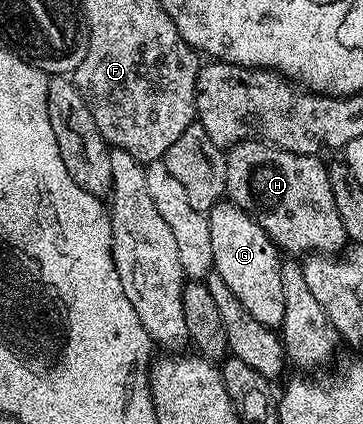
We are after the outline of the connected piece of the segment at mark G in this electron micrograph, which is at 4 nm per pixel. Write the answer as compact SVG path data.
M229 201L216 204L206 215L206 220L212 232L214 270L224 277L228 289L236 293L240 305L244 305L244 309L248 309L260 325L281 328L284 321L284 285L280 282L283 260L274 242L264 233L264 229L260 229L260 225L256 225L251 215Z

